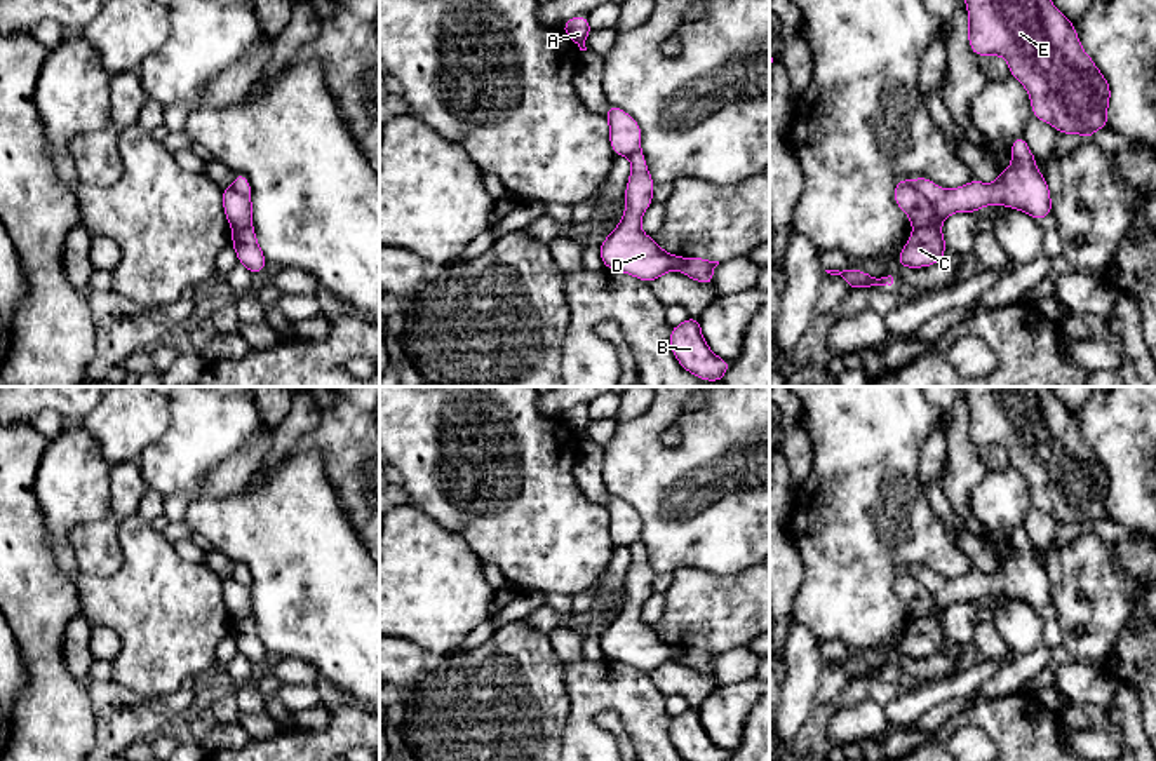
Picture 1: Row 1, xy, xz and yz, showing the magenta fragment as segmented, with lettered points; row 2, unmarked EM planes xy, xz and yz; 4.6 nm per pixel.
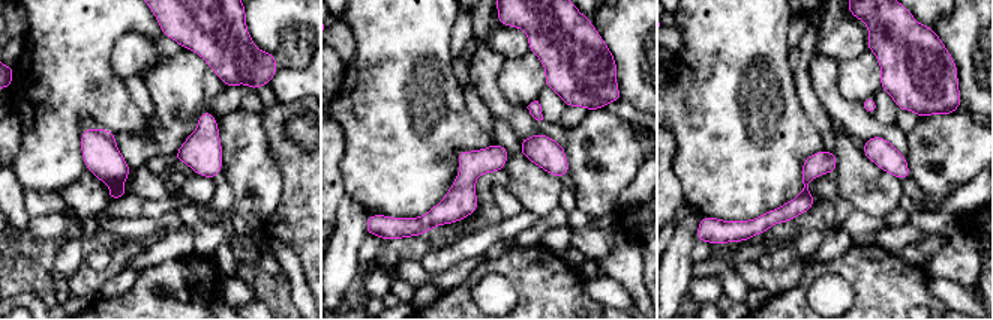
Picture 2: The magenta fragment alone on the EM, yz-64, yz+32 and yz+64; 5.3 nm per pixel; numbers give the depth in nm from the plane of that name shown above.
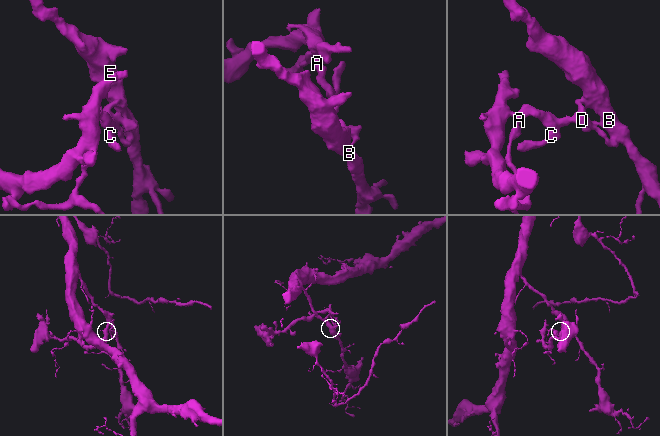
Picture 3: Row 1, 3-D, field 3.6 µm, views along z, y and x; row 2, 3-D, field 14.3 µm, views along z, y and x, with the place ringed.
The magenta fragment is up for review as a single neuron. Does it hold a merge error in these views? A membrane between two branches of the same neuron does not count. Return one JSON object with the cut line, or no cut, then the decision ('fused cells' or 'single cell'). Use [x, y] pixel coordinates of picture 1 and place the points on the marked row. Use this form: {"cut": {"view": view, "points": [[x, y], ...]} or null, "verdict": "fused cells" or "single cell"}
{"cut": {"view": "yz", "points": [[914, 183], [932, 211], [932, 218], [918, 230]]}, "verdict": "fused cells"}

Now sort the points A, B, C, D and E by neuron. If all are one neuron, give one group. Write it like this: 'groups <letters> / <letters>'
groups A / B C D E

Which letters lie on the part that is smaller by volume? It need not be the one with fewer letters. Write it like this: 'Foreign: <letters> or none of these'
Foreign: A

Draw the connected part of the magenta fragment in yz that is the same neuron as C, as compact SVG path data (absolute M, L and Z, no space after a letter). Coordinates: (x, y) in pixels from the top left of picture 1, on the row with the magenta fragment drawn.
M1024 136L1013 139L1012 165L999 171L992 185L978 179L944 190L928 178L916 176L914 185L931 204L931 221L911 233L900 256L898 266L924 268L940 263L947 249L942 235L942 223L954 212L975 214L984 205L1005 205L1018 209L1036 221L1052 216L1052 197L1045 176L1036 169L1036 157L1031 153Z

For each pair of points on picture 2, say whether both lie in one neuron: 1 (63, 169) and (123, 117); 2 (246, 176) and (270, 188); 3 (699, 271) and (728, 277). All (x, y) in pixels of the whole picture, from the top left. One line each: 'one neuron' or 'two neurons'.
1: one neuron
2: one neuron
3: one neuron

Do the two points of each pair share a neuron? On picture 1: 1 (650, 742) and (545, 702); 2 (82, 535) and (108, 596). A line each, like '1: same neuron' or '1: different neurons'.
1: different neurons
2: different neurons

